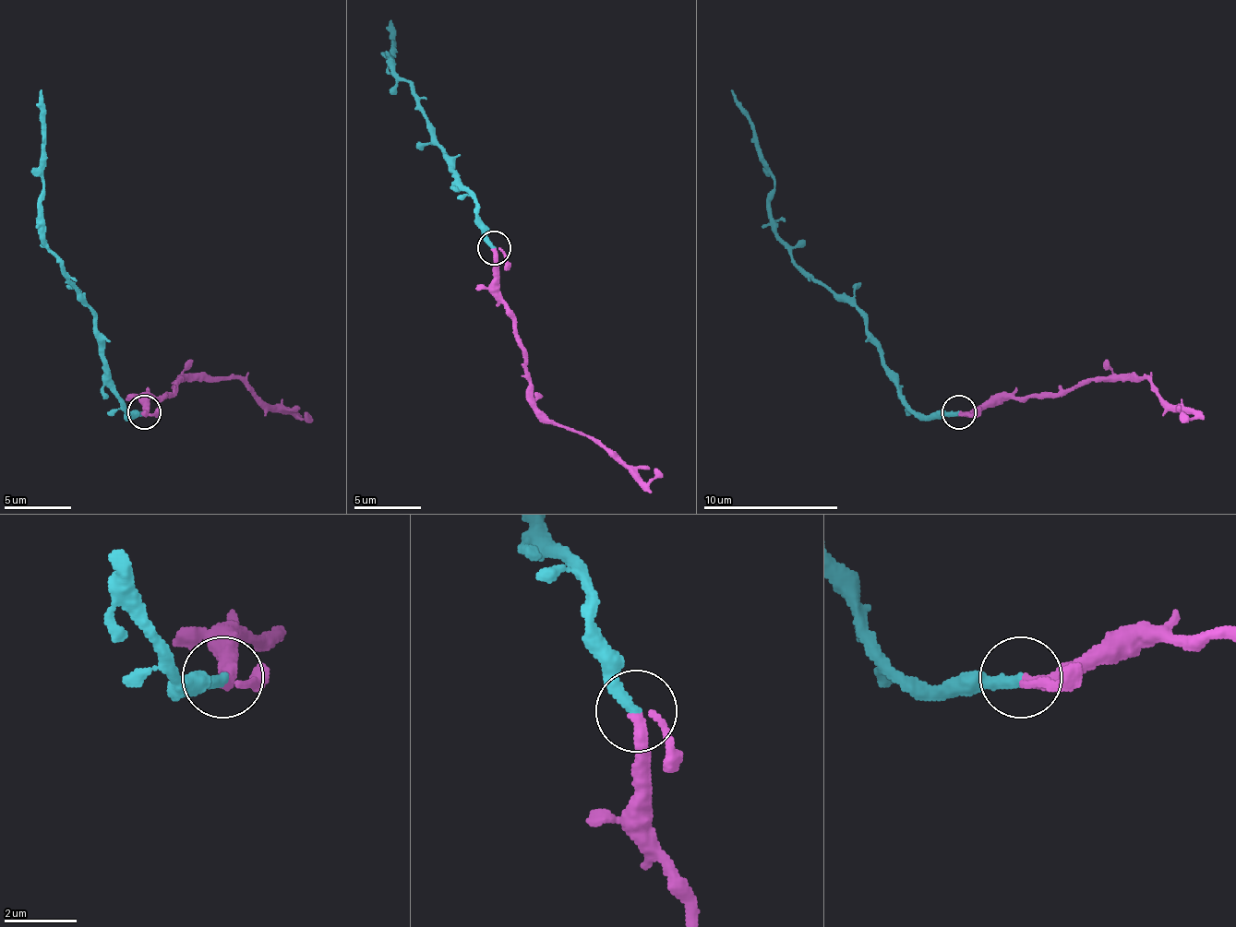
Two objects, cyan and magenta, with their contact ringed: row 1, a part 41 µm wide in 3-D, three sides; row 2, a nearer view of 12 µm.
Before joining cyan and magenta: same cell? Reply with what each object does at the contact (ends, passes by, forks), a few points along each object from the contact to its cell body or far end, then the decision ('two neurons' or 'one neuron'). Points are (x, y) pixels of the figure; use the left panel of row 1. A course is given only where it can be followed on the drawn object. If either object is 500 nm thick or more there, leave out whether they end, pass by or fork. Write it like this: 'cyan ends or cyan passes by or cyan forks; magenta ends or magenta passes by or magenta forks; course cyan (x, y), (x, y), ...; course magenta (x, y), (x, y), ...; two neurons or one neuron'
cyan ends; magenta passes by; course cyan (145, 411), (127, 414), (111, 387), (98, 320), (47, 246), (40, 216), (43, 175), (40, 90); course magenta (145, 411), (145, 404), (151, 398), (165, 398), (188, 377), (239, 377), (273, 408), (300, 408), (314, 421); one neuron

